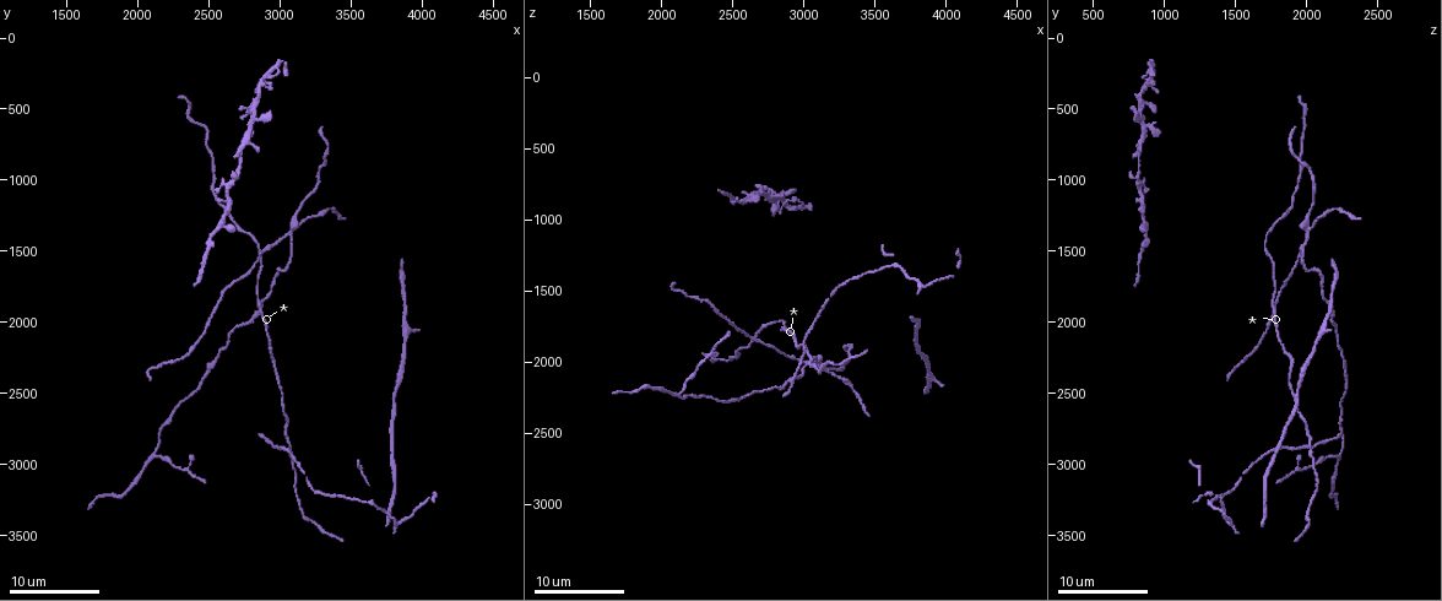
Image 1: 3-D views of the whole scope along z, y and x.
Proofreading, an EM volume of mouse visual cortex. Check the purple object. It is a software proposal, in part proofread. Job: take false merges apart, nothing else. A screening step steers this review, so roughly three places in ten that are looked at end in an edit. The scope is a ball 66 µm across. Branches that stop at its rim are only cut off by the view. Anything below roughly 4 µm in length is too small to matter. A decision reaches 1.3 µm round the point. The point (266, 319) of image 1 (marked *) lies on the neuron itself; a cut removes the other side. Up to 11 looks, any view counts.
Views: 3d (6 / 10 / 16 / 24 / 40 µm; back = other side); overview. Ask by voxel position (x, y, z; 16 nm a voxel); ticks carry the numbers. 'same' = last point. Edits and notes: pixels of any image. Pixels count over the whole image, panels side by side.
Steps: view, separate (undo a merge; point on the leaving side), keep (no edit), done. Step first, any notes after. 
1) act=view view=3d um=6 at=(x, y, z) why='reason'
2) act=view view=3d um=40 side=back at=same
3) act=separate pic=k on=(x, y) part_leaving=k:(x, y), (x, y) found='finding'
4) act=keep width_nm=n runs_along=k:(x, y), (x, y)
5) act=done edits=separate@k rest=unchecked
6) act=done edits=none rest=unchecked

act=view view=3d um=6 at=(2860, 1860, 1760) why='calibre changes'

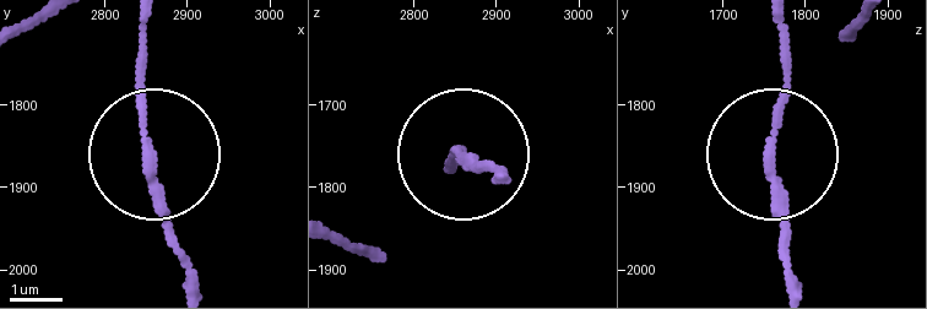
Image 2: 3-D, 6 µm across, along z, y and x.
act=view view=3d um=6 side=back at=(2855, 1860, 1755)

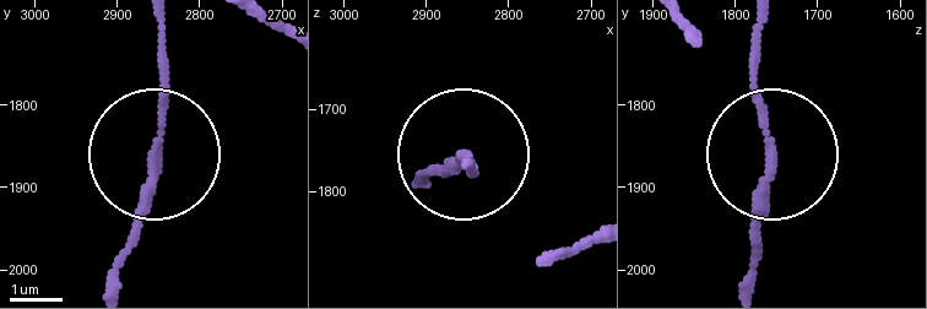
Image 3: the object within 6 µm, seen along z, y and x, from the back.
act=keep runs_along=3:(749, 250), (776, 162), (749, 34) found='one neuron here'

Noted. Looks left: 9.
act=view view=3d um=16 at=(3060, 1380, 2020) why='four arms meet'

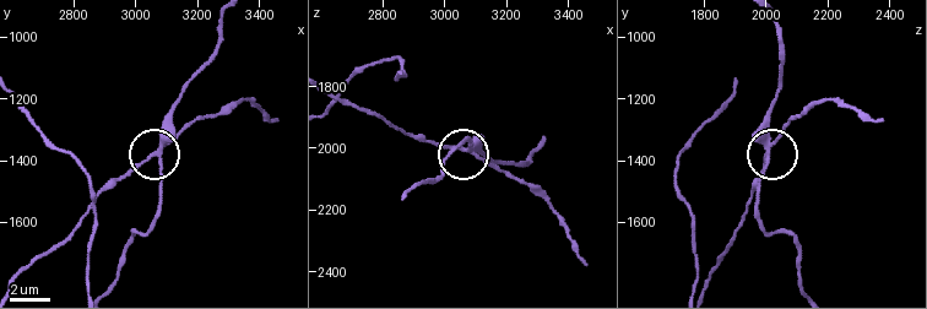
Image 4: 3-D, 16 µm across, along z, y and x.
act=separate pic=4 on=(162, 178) width_nm=200 found='a second neuron is stuck on'

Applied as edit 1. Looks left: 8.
act=view view=3d um=10 at=(2600, 1280, 860) why='side arm on a straight run'

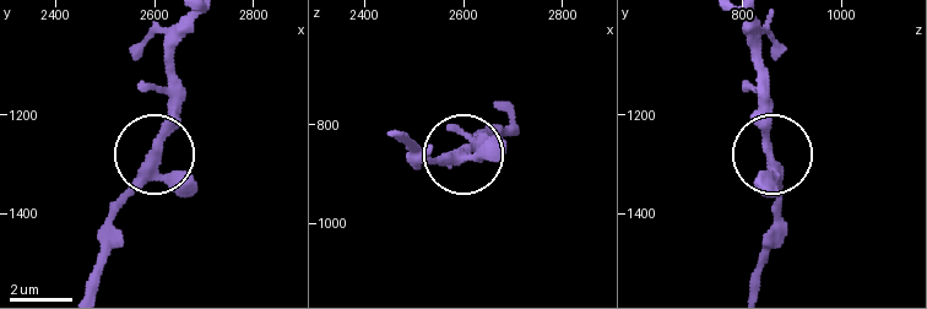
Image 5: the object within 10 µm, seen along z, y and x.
act=view view=3d um=6 at=(2600, 1280, 850) why='closer look'

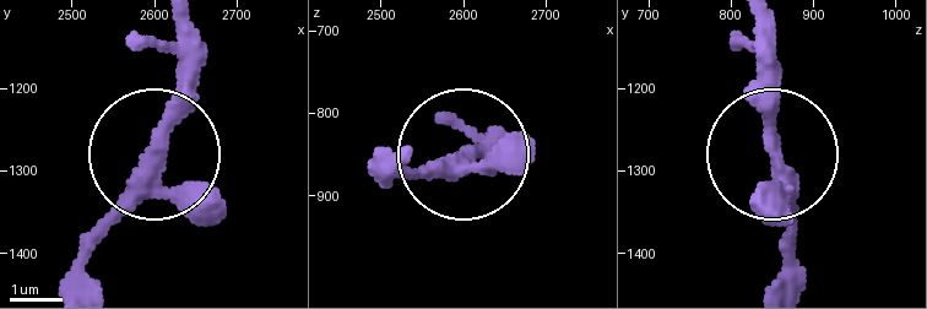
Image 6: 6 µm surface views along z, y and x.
act=keep arms=3 found='continuous, no second neuron'

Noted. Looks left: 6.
act=view view=3d um=10 at=(3080, 2860, 2020) why='side arm on a straight run'

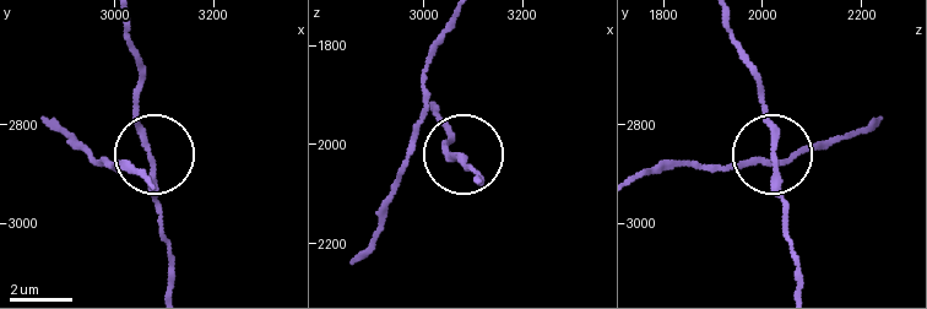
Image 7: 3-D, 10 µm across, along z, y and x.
act=keep arms=3 runs_along=7:(433, 104), (448, 126), (448, 147), (472, 163) found='continuous, no second neuron'

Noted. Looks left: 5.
act=done edits=separate@4 rest=unchecked

